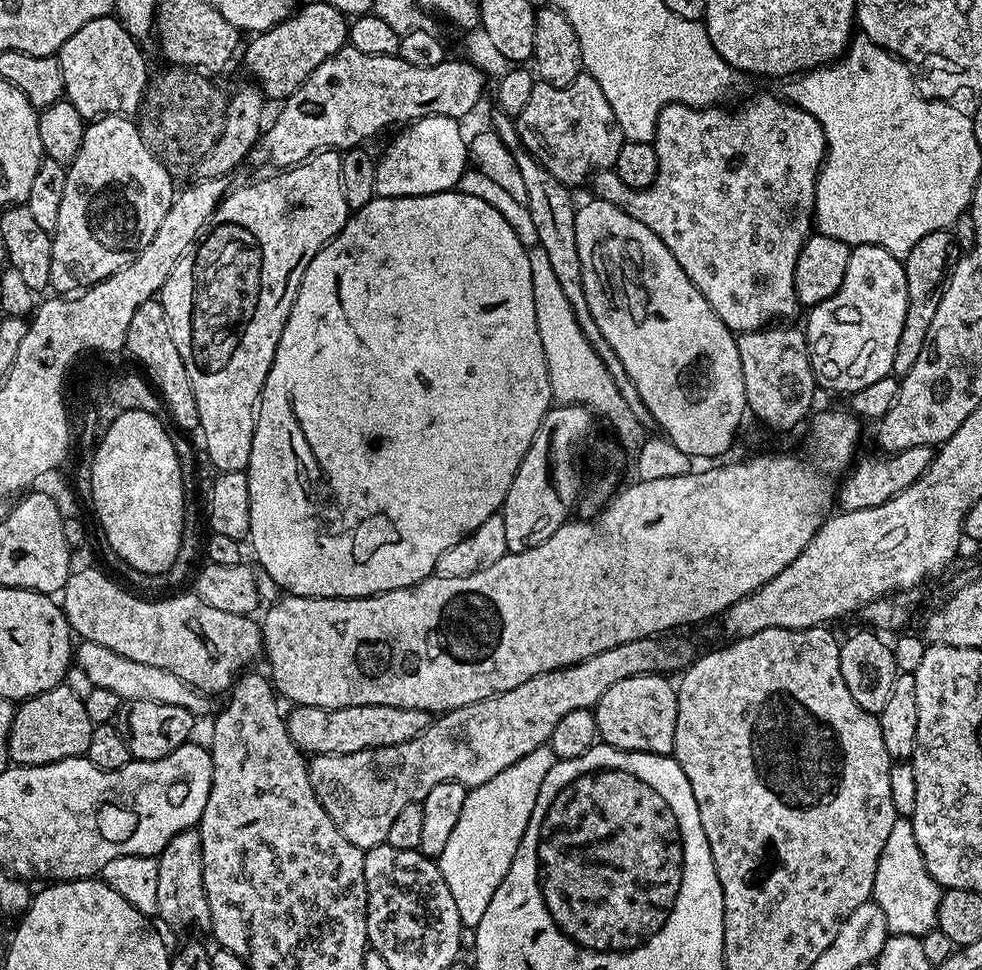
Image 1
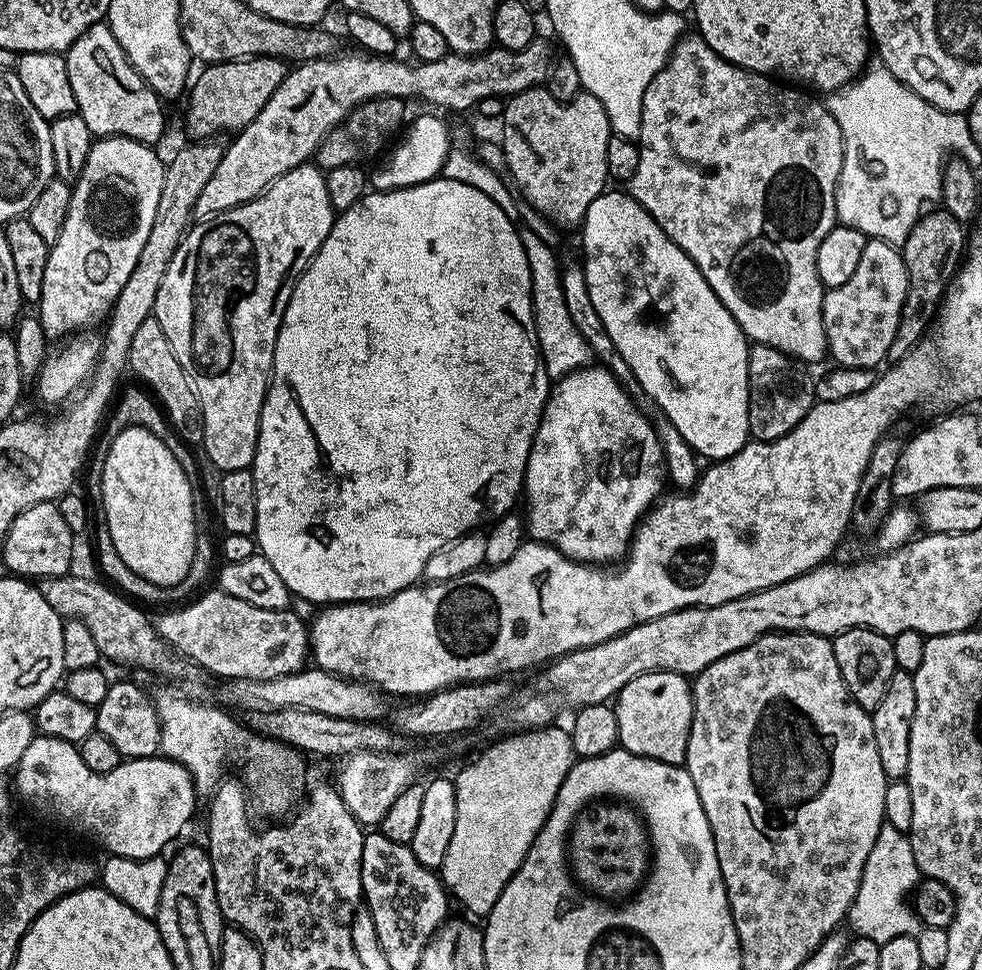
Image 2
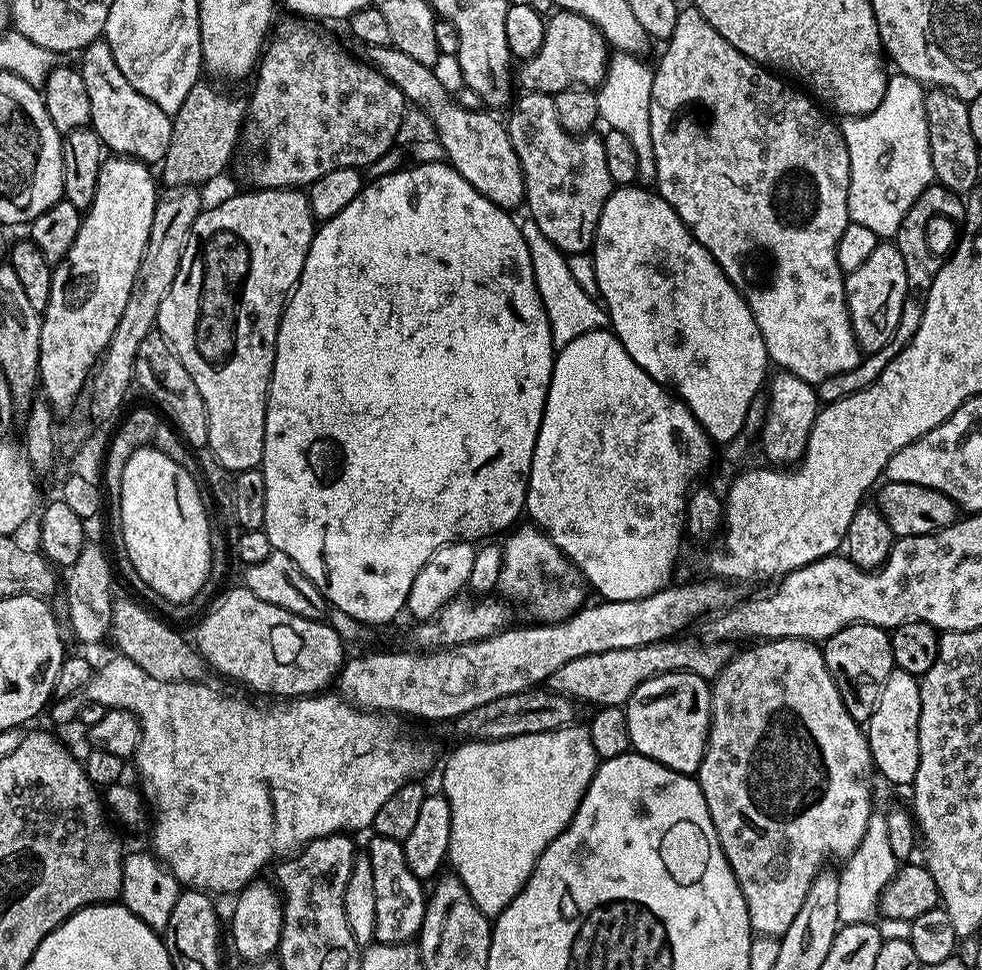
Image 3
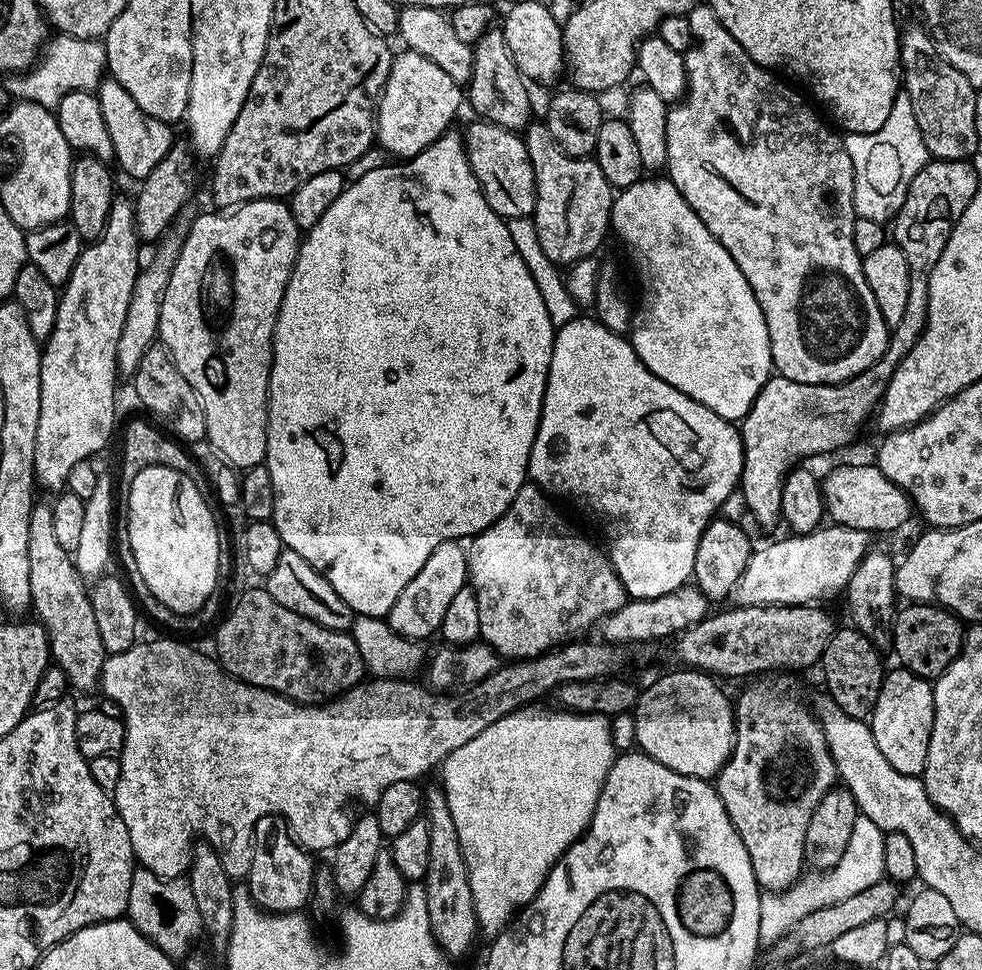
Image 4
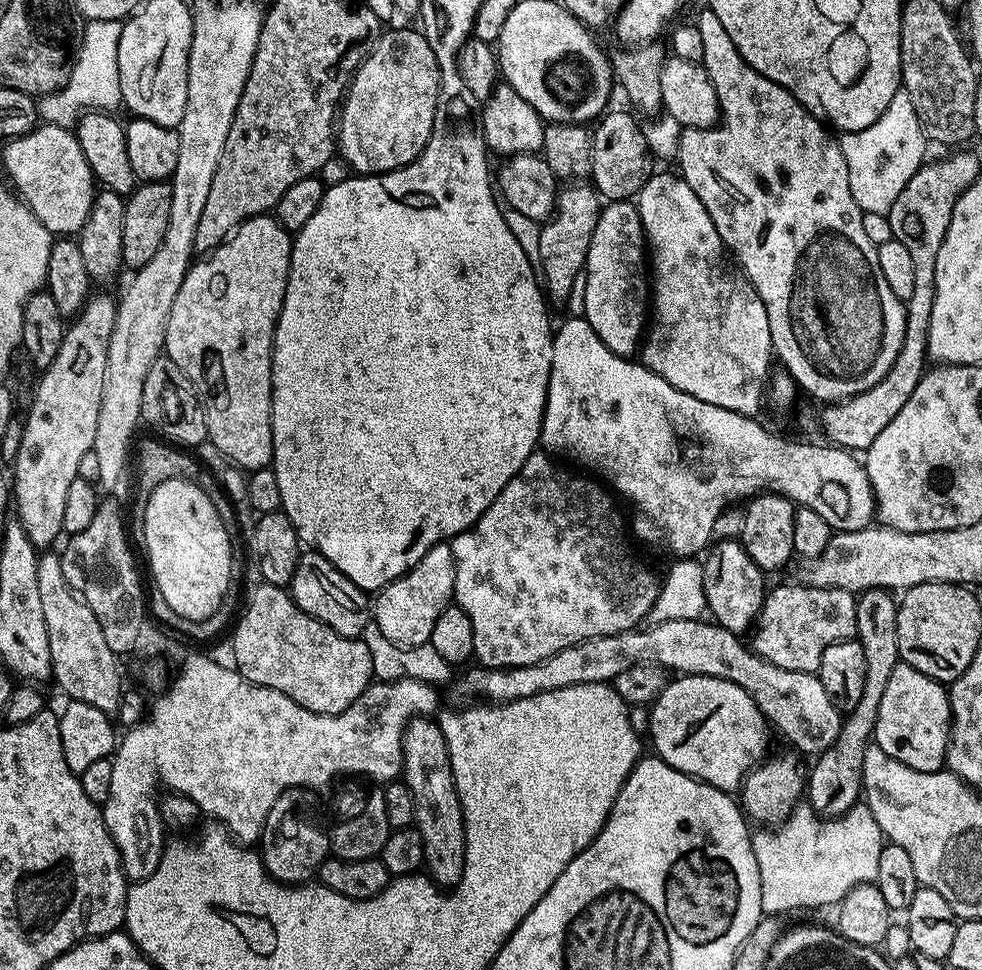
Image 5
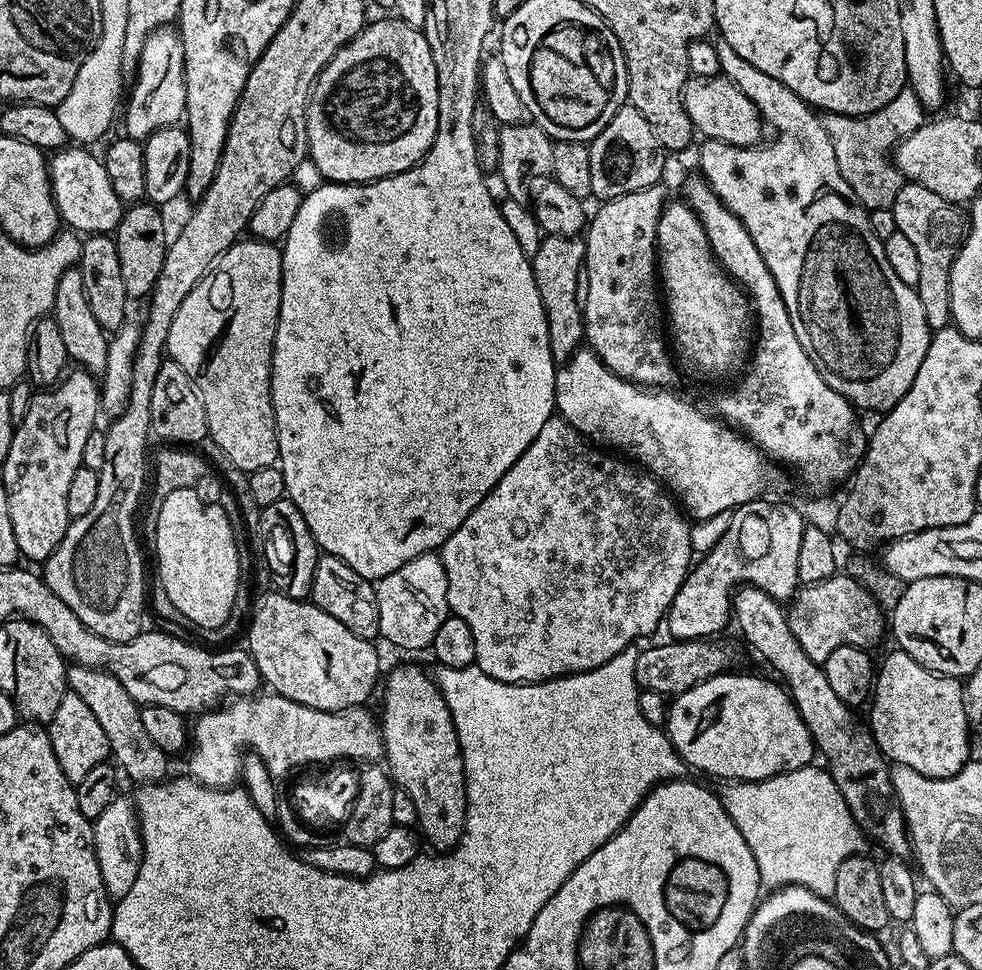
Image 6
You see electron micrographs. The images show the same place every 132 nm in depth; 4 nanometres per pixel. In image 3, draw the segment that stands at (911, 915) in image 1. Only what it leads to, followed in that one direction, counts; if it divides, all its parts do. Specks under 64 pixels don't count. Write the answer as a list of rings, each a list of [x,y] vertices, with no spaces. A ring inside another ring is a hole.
[[[873,814],[866,826],[866,834],[858,846],[847,857],[844,868],[839,869],[840,885],[838,886],[838,906],[840,907],[840,923],[867,924],[878,912],[878,901],[882,890],[896,873],[898,861],[894,858],[894,850],[890,850],[890,833],[886,831],[886,818],[883,814]]]

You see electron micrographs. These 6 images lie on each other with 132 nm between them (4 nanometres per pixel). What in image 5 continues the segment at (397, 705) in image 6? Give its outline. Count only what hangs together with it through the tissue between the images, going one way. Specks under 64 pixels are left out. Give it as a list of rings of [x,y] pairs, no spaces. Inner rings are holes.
[[[417,718],[404,728],[402,779],[410,786],[410,794],[414,794],[414,826],[422,834],[427,875],[441,889],[451,890],[462,878],[466,862],[466,830],[456,783],[452,777],[446,738],[435,719]]]

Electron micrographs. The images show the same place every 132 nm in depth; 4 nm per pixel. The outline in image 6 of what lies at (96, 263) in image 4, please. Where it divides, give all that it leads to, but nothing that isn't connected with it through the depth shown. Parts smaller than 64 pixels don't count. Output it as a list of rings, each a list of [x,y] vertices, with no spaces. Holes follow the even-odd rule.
[[[72,371],[59,384],[33,395],[29,410],[16,426],[10,442],[10,454],[6,454],[6,462],[2,465],[10,526],[23,559],[43,562],[62,542],[70,523],[66,494],[74,478],[74,470],[82,467],[86,438],[90,438],[97,427],[96,412],[98,414],[101,393],[97,379],[91,372]]]

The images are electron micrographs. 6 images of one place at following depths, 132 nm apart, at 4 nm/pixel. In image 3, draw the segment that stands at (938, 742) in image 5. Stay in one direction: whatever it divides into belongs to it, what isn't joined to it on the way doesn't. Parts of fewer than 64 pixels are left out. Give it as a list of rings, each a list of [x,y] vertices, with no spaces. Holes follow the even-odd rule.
[[[894,670],[878,698],[874,714],[866,722],[872,767],[892,784],[911,785],[918,774],[918,718],[922,714],[920,682],[908,672]]]

